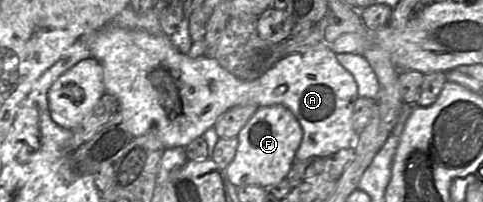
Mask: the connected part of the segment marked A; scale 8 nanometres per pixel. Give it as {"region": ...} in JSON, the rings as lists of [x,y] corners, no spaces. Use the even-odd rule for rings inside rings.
{"region":[[[105,25],[82,35],[78,40],[86,44],[91,57],[103,67],[106,93],[117,98],[119,112],[133,137],[153,133],[165,148],[185,148],[214,127],[218,118],[232,107],[282,105],[294,114],[303,130],[296,161],[312,156],[327,158],[344,148],[355,149],[359,134],[353,128],[352,114],[354,103],[359,98],[358,86],[352,74],[338,62],[336,53],[326,43],[320,43],[304,53],[293,53],[282,58],[260,78],[244,81],[222,68],[213,57],[205,55],[191,58],[179,52],[164,33],[150,34],[142,30]]]}

